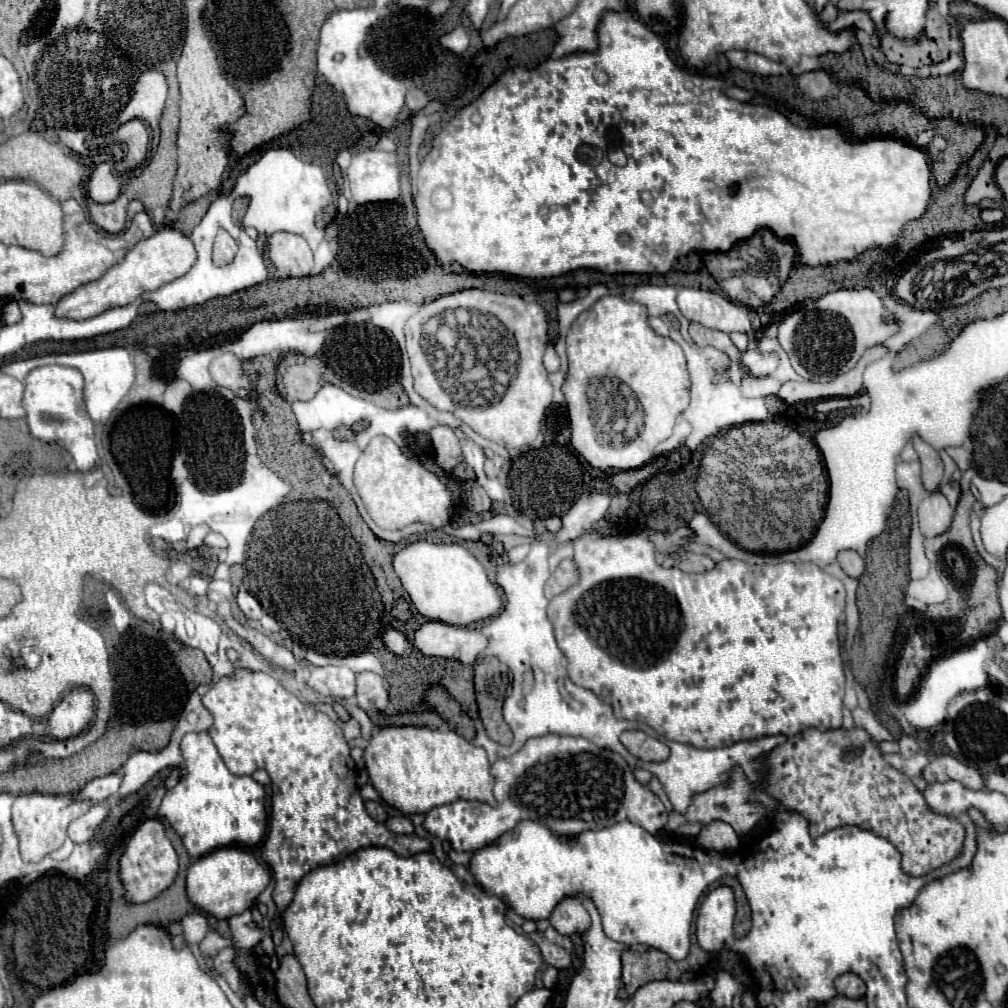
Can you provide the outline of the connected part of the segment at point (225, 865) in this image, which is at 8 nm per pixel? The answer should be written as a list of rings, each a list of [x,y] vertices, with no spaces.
[[[223,846],[201,856],[189,866],[187,894],[189,894],[189,900],[195,906],[199,906],[201,912],[213,914],[217,918],[229,918],[245,912],[257,900],[257,896],[271,882],[271,874],[273,874],[271,868],[267,864],[261,864],[251,852],[247,852],[247,848]]]

